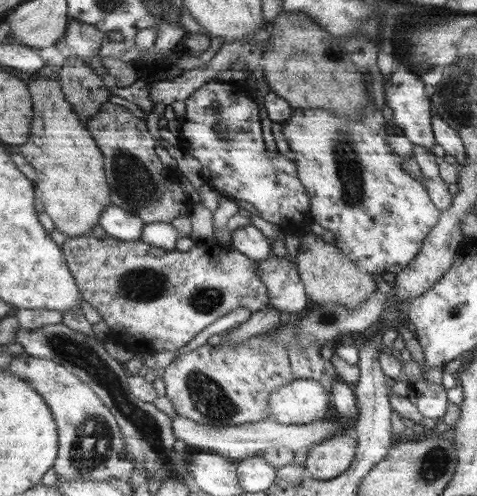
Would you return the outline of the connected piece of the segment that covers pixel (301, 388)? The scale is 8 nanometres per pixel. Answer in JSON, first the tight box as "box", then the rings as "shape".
{"box":[269,378,331,425],"shape":[[[297,378],[293,383],[273,392],[269,397],[269,405],[272,408],[272,416],[269,419],[286,425],[309,424],[327,418],[331,409],[330,402],[329,392],[321,382]]]}

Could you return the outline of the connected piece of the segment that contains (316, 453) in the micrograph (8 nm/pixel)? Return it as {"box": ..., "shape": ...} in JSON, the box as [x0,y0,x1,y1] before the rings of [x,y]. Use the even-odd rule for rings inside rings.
{"box":[304,432,357,480],"shape":[[[354,432],[340,433],[308,450],[304,466],[319,480],[333,480],[352,468],[357,450]]]}

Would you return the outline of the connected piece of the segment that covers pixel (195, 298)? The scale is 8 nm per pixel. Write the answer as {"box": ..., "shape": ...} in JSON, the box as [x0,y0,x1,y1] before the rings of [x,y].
{"box":[62,234,271,356],"shape":[[[89,234],[68,238],[62,248],[82,298],[98,311],[111,329],[110,336],[132,354],[148,356],[178,351],[215,320],[237,308],[246,308],[254,313],[271,307],[265,283],[258,273],[260,261],[212,240],[196,242],[191,250],[180,252],[159,248],[142,240],[119,240],[109,235],[96,238]]]}

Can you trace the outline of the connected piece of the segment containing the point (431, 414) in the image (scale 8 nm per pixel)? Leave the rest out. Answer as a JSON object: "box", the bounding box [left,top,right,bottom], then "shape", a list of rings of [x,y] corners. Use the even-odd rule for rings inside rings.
{"box":[408,380,449,419],"shape":[[[419,380],[412,384],[412,391],[408,398],[426,419],[443,418],[449,410],[449,398],[447,398],[447,388],[435,382]]]}

